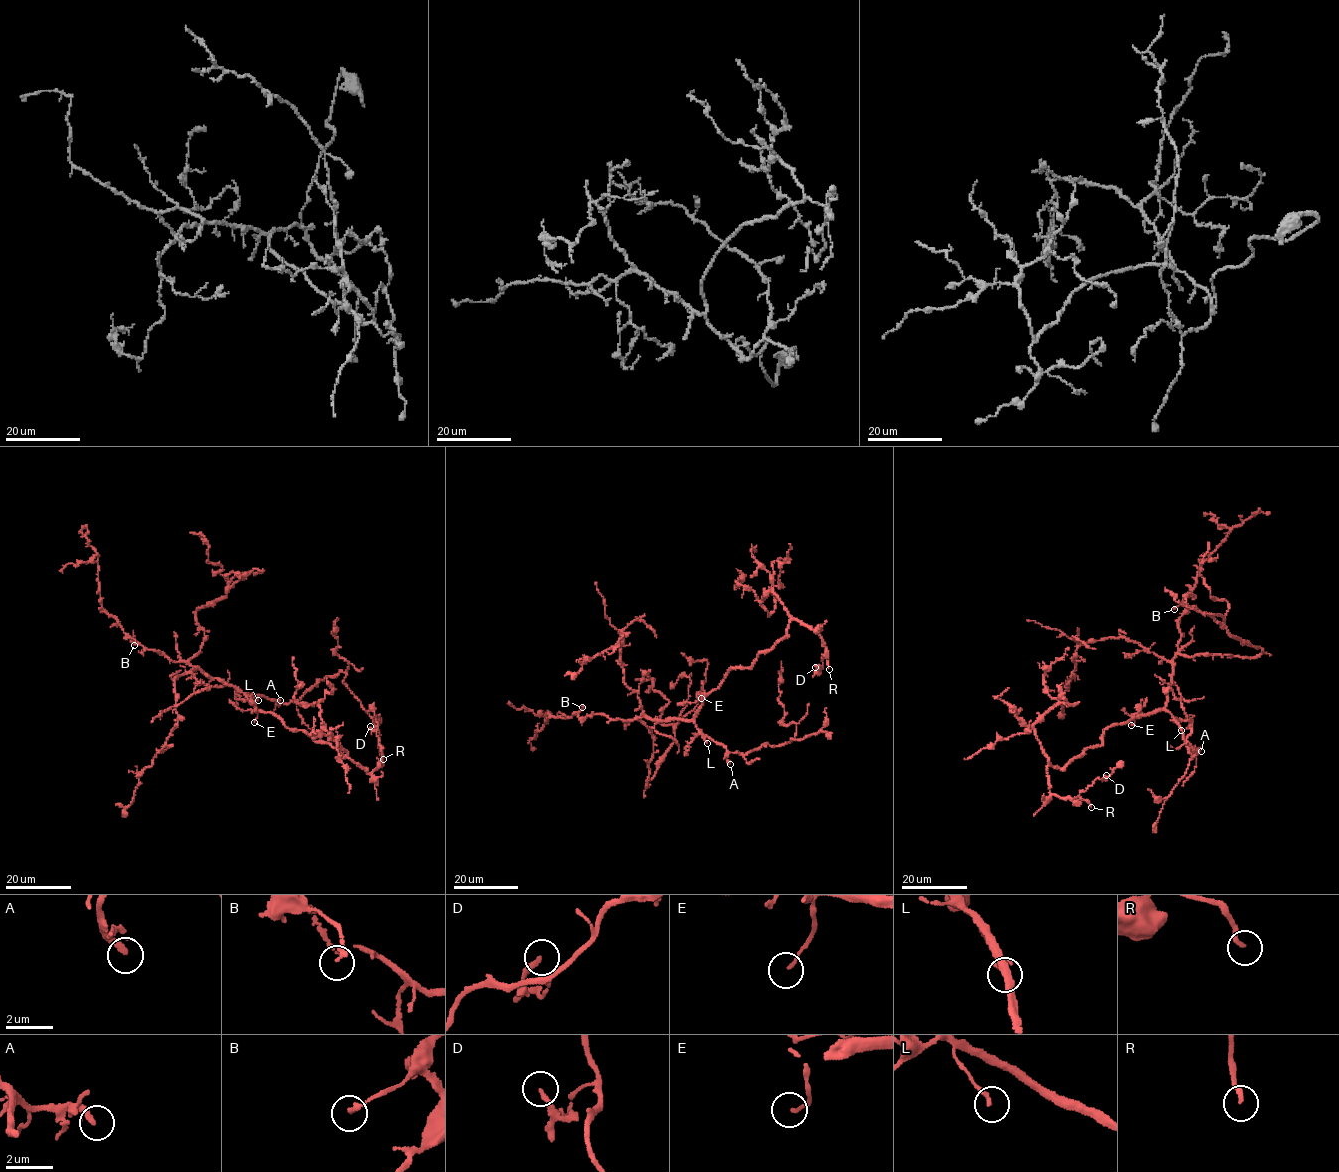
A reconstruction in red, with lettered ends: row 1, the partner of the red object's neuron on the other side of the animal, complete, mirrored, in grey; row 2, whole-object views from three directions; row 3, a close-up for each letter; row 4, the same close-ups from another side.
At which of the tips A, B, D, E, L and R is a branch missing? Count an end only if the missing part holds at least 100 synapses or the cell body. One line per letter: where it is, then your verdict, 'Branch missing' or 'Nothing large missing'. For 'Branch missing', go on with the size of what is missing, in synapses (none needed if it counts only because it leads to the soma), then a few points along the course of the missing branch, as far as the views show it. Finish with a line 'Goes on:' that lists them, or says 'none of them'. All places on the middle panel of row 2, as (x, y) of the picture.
A: Place: (730, 764). Branch missing. Course of what is missing: (730, 764), (732, 771), (765, 773), (783, 787), (801, 848), (798, 870), (809, 873), (816, 870), (814, 866)
B: Place: (582, 707). Nothing large missing
D: Place: (815, 667). Nothing large missing
E: Place: (701, 698). Nothing large missing
L: Place: (707, 743). Nothing large missing
R: Place: (829, 669). Nothing large missing
Goes on: A

